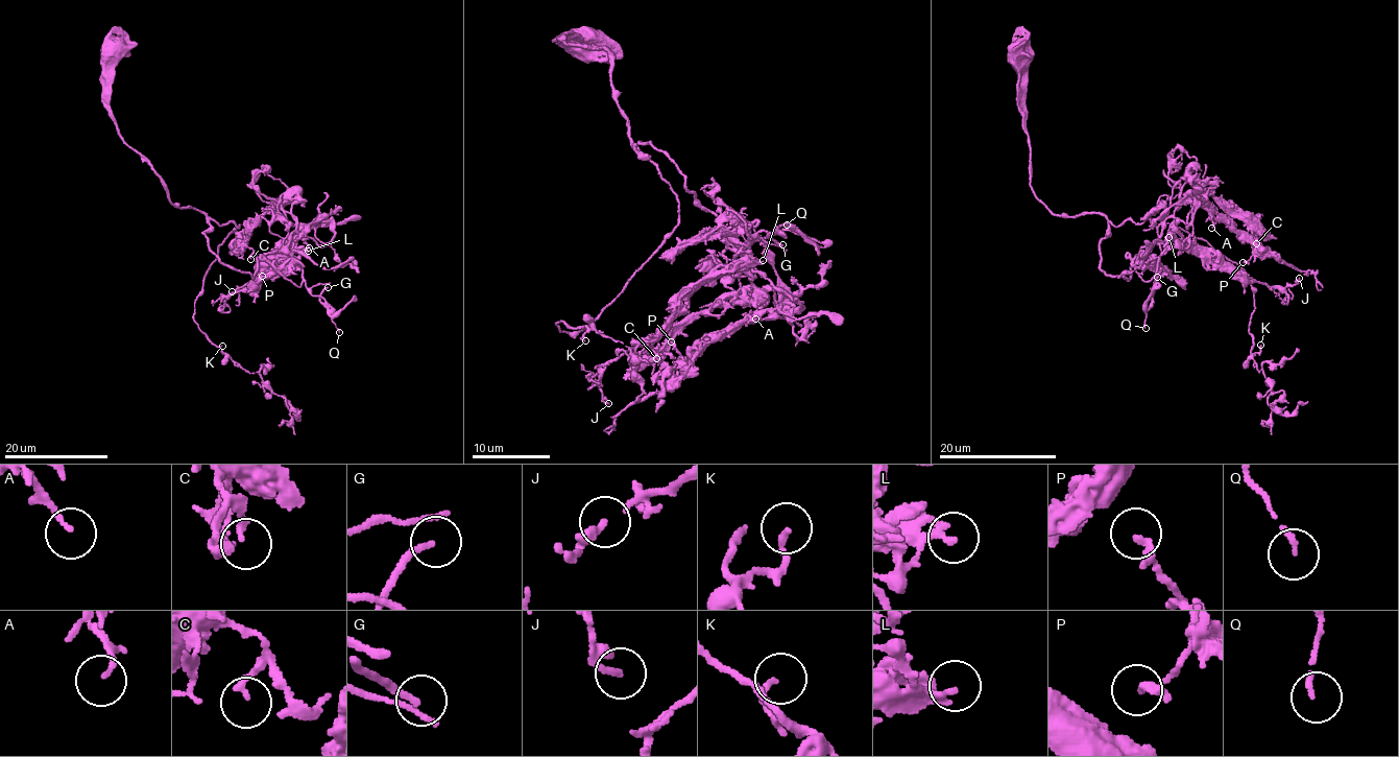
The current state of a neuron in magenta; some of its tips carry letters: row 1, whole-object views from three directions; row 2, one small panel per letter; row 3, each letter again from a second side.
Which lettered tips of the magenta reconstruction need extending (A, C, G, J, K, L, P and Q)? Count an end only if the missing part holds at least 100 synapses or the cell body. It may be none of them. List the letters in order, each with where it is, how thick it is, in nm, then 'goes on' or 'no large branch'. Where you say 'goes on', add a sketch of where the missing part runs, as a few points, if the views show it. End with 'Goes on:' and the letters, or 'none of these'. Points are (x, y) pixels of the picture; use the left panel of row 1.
A: place (309, 247); calibre 140 nm; no large branch
C: place (250, 259); calibre 180 nm; no large branch
G: place (328, 287); calibre 110 nm; goes on; course (328, 287), (314, 290), (297, 308), (286, 310), (270, 333), (252, 350)
J: place (232, 291); calibre 160 nm; no large branch
K: place (222, 346); calibre 150 nm; no large branch
L: place (308, 251); calibre 200 nm; no large branch
P: place (262, 276); calibre 200 nm; no large branch
Q: place (339, 332); calibre 140 nm; no large branch
Goes on: G

